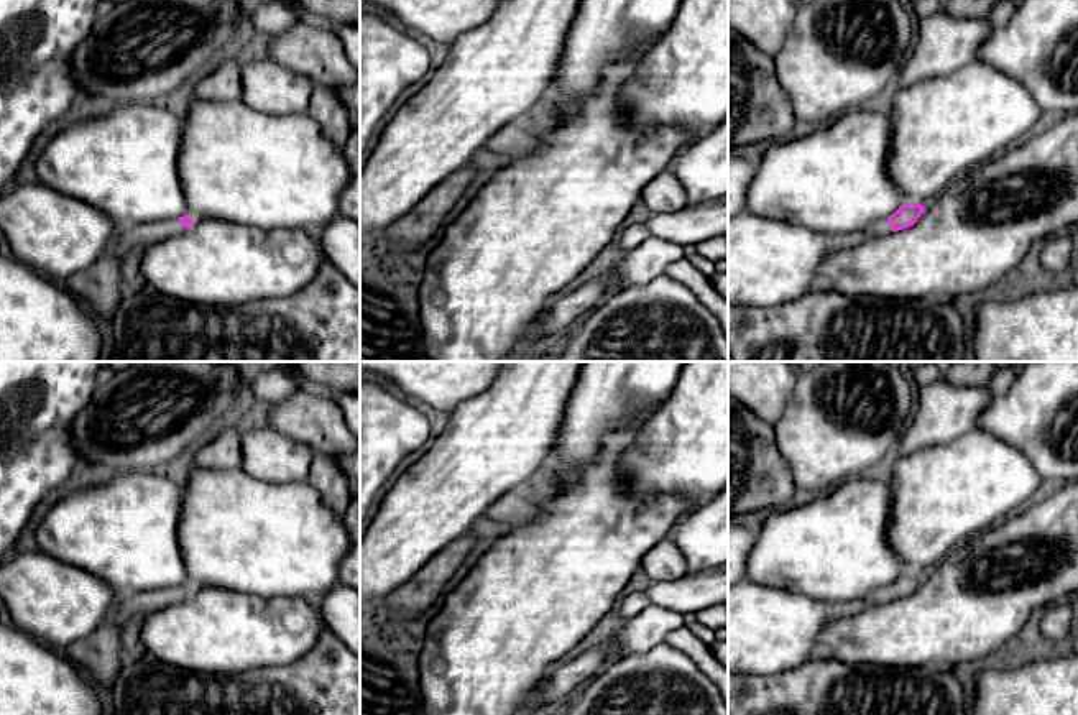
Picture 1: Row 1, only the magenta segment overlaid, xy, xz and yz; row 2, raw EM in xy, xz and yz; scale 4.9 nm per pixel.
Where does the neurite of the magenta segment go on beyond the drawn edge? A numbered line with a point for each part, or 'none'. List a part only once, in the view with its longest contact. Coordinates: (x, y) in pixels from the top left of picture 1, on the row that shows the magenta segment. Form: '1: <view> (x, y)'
1: yz (881, 227)

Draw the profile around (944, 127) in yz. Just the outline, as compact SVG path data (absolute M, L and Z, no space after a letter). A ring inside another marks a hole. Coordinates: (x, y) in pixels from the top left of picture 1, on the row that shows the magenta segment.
M978 59L951 74L891 89L886 108L892 118L887 173L901 194L920 205L937 199L958 176L1022 141L1037 122L1048 118L1025 85Z

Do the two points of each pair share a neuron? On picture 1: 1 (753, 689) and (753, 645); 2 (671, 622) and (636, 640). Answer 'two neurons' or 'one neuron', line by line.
1: two neurons
2: one neuron

